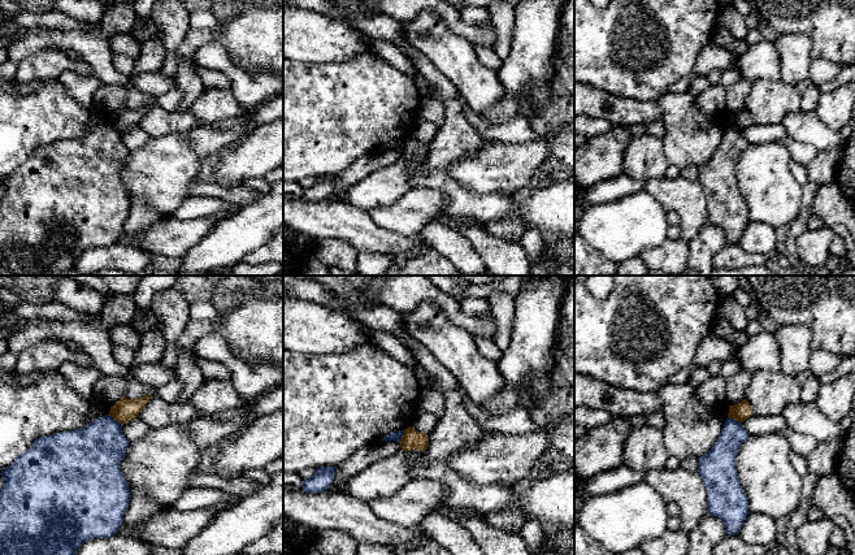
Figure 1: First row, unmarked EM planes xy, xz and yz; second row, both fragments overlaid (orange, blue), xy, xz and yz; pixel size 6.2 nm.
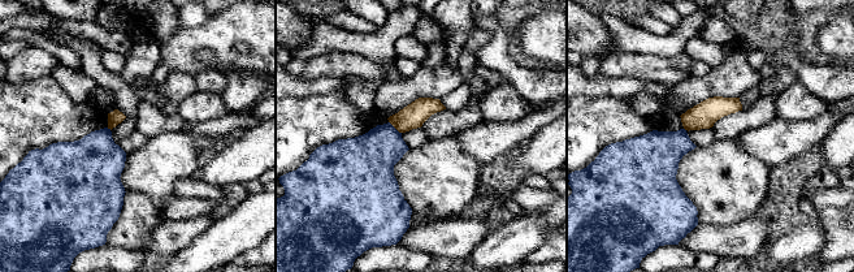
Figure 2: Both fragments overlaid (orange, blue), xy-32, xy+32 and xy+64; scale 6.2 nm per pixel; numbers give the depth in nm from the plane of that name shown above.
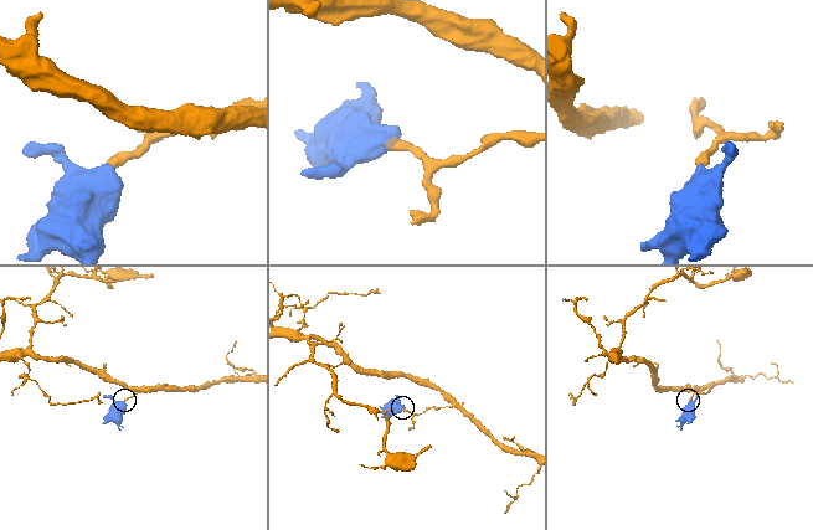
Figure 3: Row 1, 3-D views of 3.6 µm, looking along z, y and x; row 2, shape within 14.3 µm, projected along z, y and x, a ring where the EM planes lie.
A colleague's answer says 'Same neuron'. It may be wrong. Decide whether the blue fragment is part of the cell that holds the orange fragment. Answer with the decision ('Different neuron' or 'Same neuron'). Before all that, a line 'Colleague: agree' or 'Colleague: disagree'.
Colleague: disagree
Different neuron

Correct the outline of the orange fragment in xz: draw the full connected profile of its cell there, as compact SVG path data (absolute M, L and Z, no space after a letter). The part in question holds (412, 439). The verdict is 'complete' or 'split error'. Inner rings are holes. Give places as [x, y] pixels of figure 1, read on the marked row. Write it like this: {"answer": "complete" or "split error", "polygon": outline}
{"answer": "complete", "polygon": "M408 426L404 430L404 435L399 443L400 448L405 451L422 450L425 452L429 446L429 437L426 435L426 433L418 432L415 428Z"}

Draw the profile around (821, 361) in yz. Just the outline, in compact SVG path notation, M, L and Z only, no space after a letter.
M813 350L808 363L808 370L813 376L823 376L837 368L839 357L828 352Z

